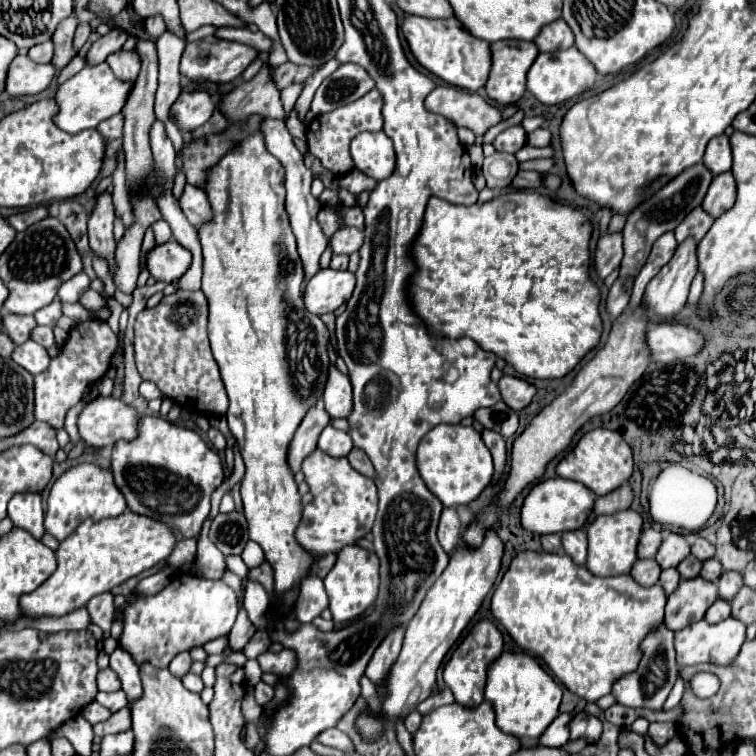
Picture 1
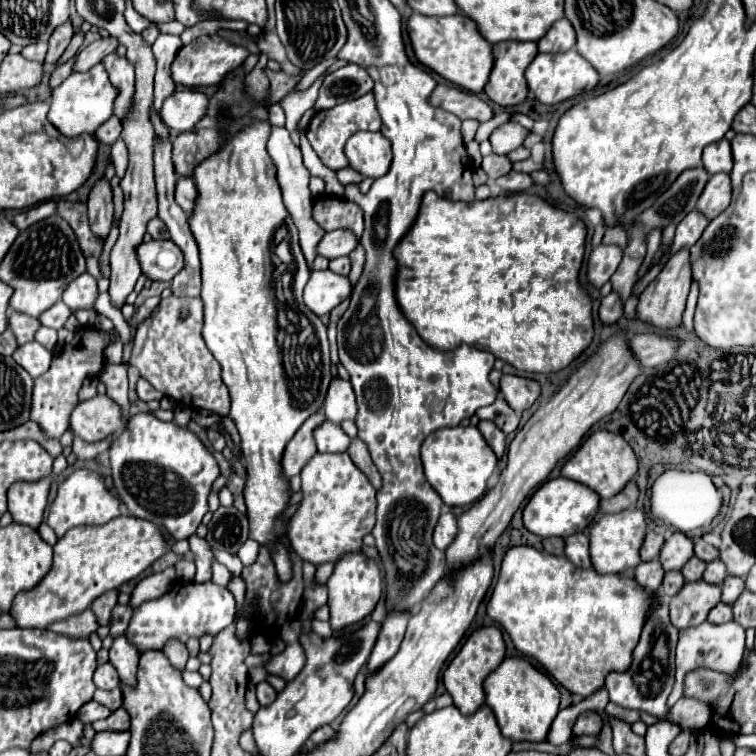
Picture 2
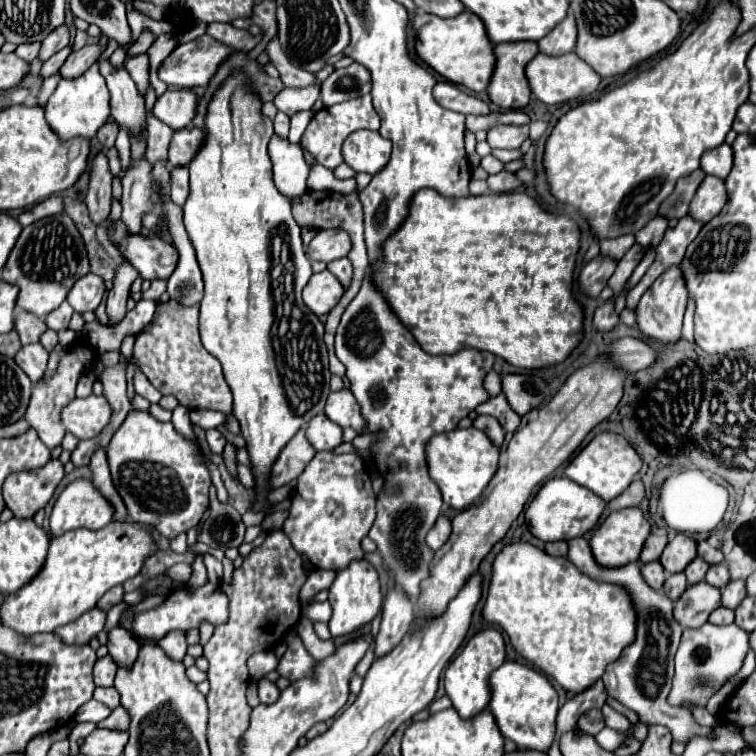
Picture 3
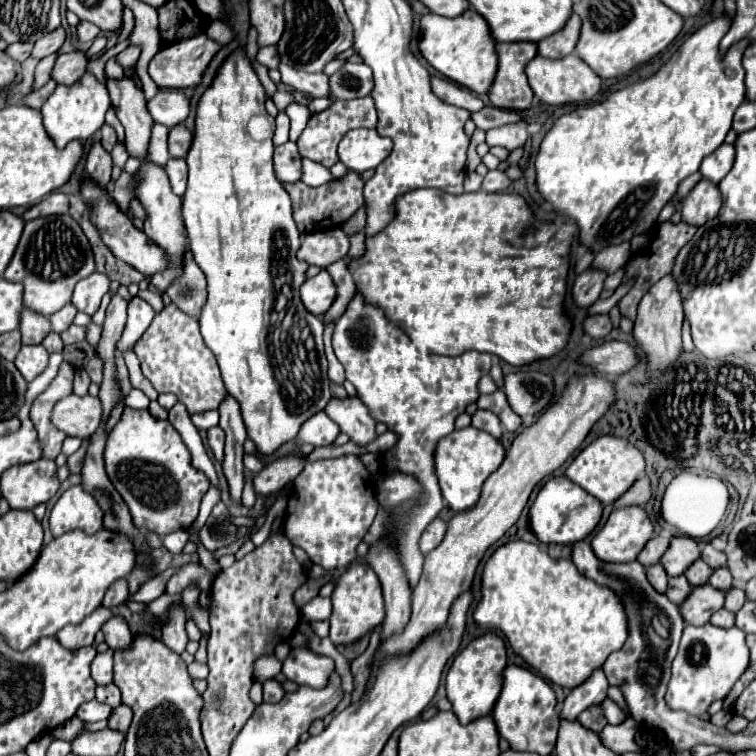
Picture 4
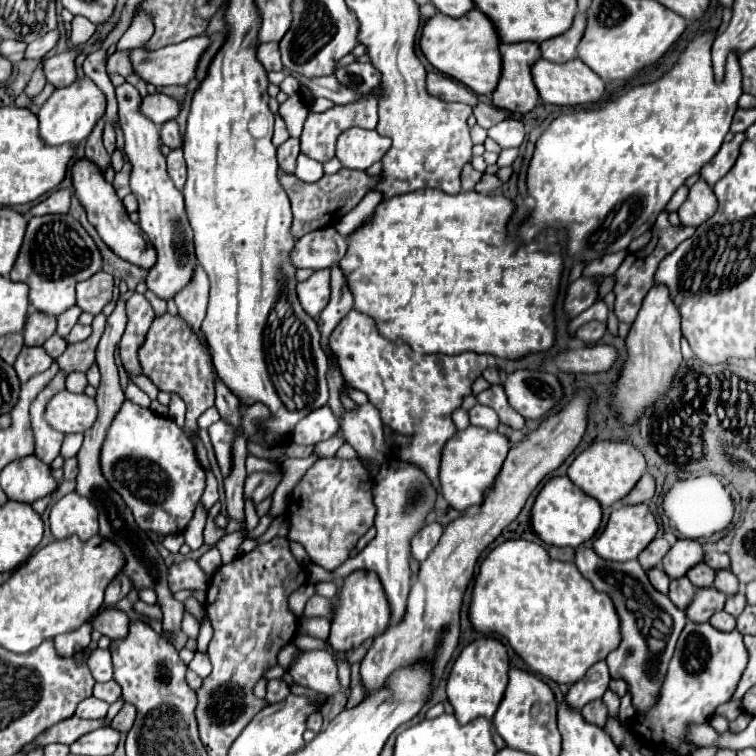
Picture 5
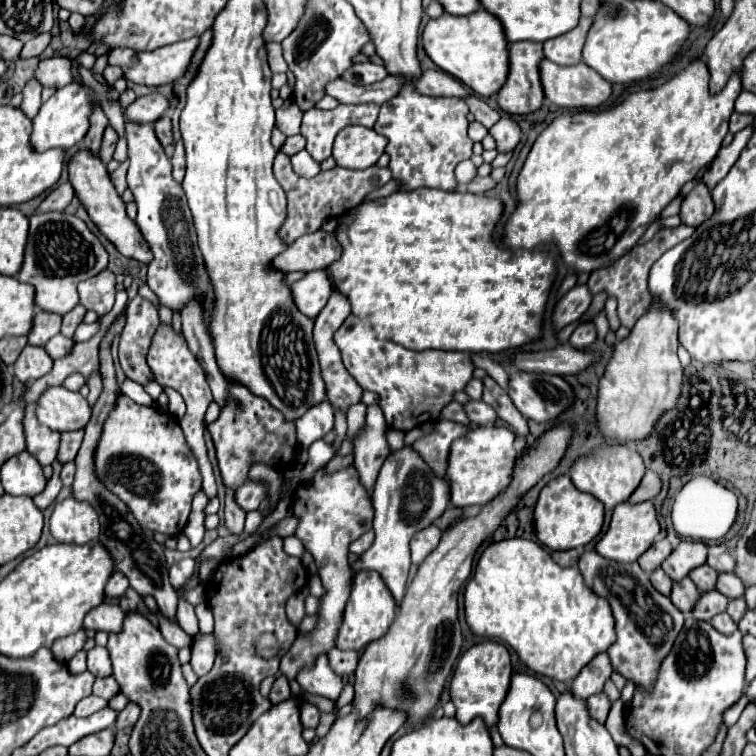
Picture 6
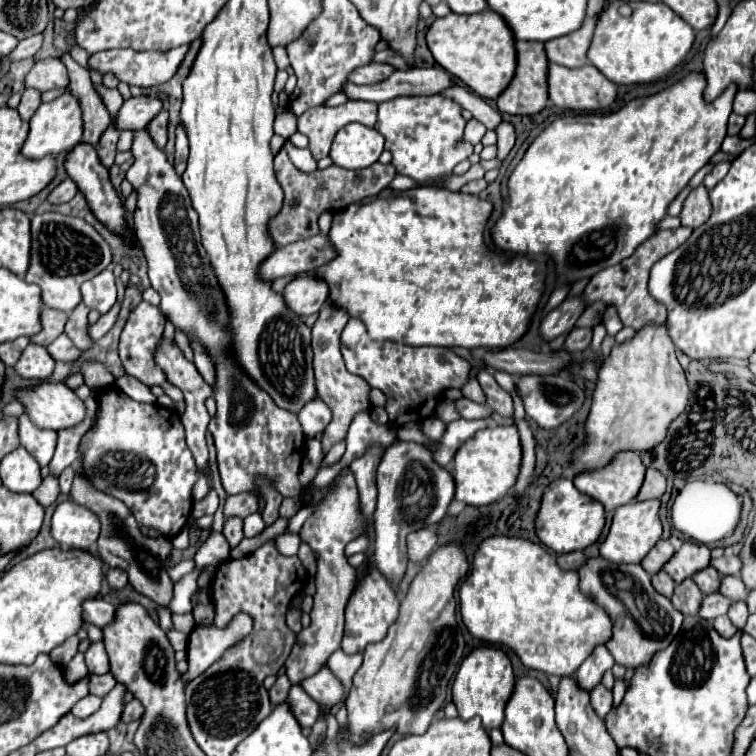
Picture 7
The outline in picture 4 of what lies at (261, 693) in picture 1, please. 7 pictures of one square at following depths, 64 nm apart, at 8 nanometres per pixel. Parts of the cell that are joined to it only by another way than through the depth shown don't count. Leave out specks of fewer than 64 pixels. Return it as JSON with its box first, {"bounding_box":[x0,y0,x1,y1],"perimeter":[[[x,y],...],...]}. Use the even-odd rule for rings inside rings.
{"bounding_box":[264,680,286,702],"perimeter":[[[266,680],[264,682],[264,702],[280,702],[284,698],[286,690],[282,688],[280,682],[276,680]]]}

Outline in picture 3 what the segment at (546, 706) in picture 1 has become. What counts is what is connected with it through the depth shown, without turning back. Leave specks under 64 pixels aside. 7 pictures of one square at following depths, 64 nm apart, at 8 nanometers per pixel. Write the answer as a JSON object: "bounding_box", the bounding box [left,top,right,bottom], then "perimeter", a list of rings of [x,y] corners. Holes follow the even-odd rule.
{"bounding_box":[490,662,558,752],"perimeter":[[[504,662],[492,676],[492,700],[490,710],[496,718],[496,724],[504,738],[510,738],[518,750],[538,750],[548,752],[556,738],[556,712],[558,712],[558,694],[552,688],[550,680],[518,662]]]}

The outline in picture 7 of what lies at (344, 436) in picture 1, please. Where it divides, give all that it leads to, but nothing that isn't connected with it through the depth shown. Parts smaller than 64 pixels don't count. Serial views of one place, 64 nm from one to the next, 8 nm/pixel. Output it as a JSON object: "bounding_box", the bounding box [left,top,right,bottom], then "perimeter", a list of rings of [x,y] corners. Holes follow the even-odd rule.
{"bounding_box":[298,400,332,440],"perimeter":[[[310,400],[308,404],[304,404],[304,408],[298,412],[298,420],[302,424],[302,430],[304,430],[304,436],[310,440],[318,434],[322,434],[322,430],[328,426],[332,418],[332,412],[330,408],[320,400]]]}

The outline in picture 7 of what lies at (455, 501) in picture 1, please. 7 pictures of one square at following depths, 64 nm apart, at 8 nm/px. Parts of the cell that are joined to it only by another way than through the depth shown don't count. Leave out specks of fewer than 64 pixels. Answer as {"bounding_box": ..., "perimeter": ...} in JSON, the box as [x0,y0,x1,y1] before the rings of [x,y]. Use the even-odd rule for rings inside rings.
{"bounding_box":[454,424,522,506],"perimeter":[[[516,424],[484,428],[466,440],[454,456],[456,500],[470,506],[488,506],[502,500],[516,484],[522,462],[522,444]]]}

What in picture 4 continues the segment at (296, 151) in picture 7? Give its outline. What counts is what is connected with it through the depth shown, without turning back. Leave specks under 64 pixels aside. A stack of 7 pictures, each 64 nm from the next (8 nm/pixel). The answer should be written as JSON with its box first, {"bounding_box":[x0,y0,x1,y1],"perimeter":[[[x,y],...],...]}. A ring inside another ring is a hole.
{"bounding_box":[302,158,332,186],"perimeter":[[[302,158],[302,182],[308,186],[320,186],[332,180],[332,174],[322,164]]]}

